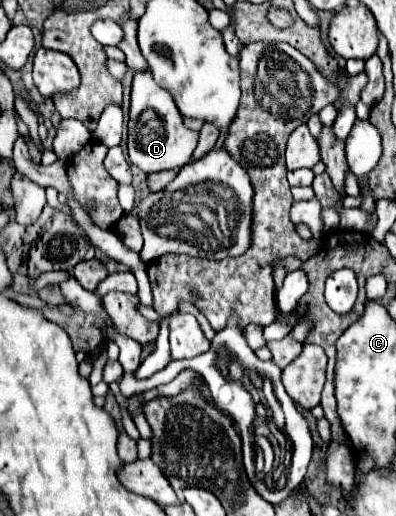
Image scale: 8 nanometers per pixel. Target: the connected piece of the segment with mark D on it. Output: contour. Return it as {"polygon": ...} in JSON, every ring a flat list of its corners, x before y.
{"polygon":[[135,72,133,76,133,88,131,88,131,108,129,108,129,158,131,162,141,168,143,172,151,174,151,172,161,172,161,170,179,170,181,166,185,166,187,162,191,162,193,158,193,150,197,148,197,136,199,132,185,128,183,118,175,106,175,102,171,100,169,92,165,92,163,88,157,86,157,82,153,80,151,72]]}

